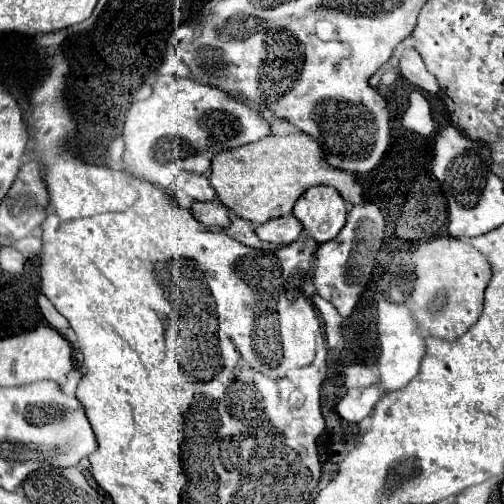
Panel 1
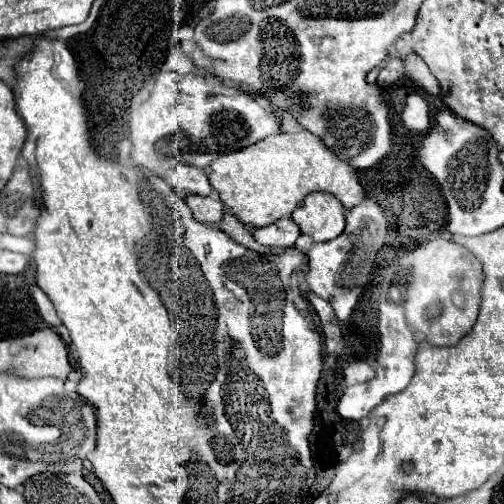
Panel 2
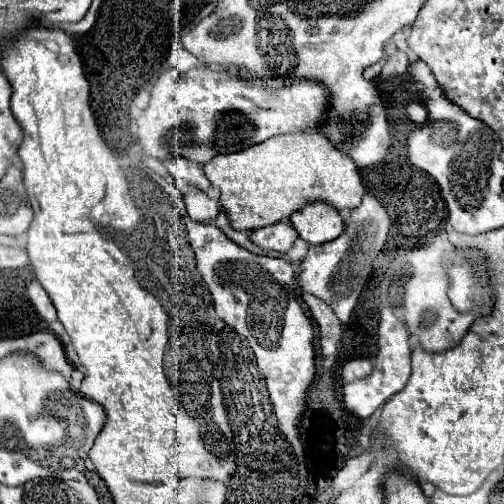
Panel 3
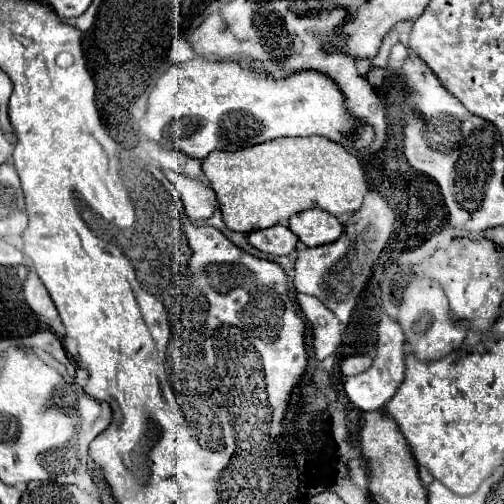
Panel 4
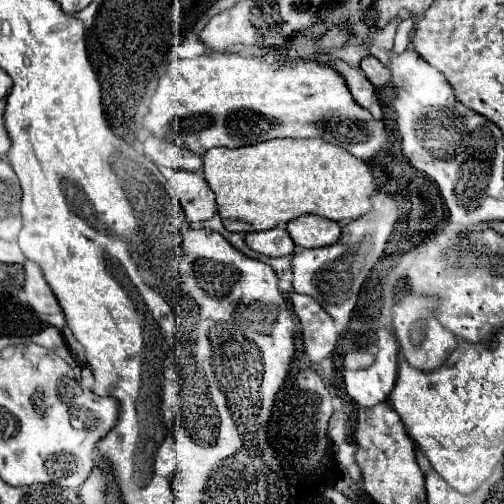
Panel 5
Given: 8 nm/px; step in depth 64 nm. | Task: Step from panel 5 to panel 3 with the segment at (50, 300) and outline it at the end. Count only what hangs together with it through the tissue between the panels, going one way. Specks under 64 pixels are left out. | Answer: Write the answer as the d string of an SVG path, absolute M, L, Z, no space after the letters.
M34 280L34 282L30 282L26 290L28 290L30 302L34 304L36 312L38 312L46 322L54 322L54 320L56 320L56 308L54 308L54 304L50 302L50 298L48 298L46 290L44 290L36 280Z

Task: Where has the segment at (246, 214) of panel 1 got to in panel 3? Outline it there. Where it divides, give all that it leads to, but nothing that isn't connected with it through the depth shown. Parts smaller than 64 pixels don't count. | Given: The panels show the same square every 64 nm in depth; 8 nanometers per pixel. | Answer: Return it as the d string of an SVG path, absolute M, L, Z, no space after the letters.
M320 132L282 134L234 154L220 154L204 166L204 172L206 178L212 182L212 186L220 190L222 196L218 202L216 198L208 198L208 194L198 188L176 182L176 186L184 196L190 218L196 222L210 222L218 216L222 204L236 230L258 230L276 224L280 220L290 218L290 214L300 210L304 202L320 198L322 192L318 192L316 196L316 190L308 192L310 198L306 194L302 198L302 190L300 190L302 172L310 172L308 176L312 176L314 188L320 184L328 186L332 182L332 200L326 202L336 204L336 210L356 208L366 192L358 166L352 162L352 158L338 152L328 140L324 140Z

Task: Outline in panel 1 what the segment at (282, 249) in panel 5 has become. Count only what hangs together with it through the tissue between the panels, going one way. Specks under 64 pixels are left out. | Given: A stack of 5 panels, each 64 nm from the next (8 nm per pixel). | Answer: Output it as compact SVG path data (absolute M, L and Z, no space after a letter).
M290 214L290 216L274 218L274 220L268 220L266 224L260 224L256 228L256 234L264 242L274 242L274 244L284 246L284 244L294 242L296 236L302 234L302 224L300 220L296 220L294 214Z

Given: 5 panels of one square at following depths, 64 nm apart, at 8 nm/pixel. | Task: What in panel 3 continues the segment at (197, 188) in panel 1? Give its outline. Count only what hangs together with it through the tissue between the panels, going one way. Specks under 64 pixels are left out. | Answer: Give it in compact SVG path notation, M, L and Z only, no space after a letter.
M170 158L164 164L166 164L166 168L174 180L202 188L202 190L210 188L210 182L208 182L200 164L190 162L190 160L180 160L180 158Z

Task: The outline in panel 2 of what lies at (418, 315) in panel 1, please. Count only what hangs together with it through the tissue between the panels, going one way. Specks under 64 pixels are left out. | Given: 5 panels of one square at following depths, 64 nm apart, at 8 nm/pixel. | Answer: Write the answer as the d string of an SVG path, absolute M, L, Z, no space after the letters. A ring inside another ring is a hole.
M434 238L430 242L420 242L420 240L406 242L406 248L410 246L414 246L414 250L408 250L406 254L410 256L408 264L412 266L412 282L408 282L402 302L408 322L418 332L424 332L430 344L452 346L466 332L470 332L470 328L478 318L482 284L484 284L482 264L476 260L476 256L472 256L472 252L468 252L468 248L446 238ZM454 292L464 294L466 298L464 308L454 306L452 302Z

